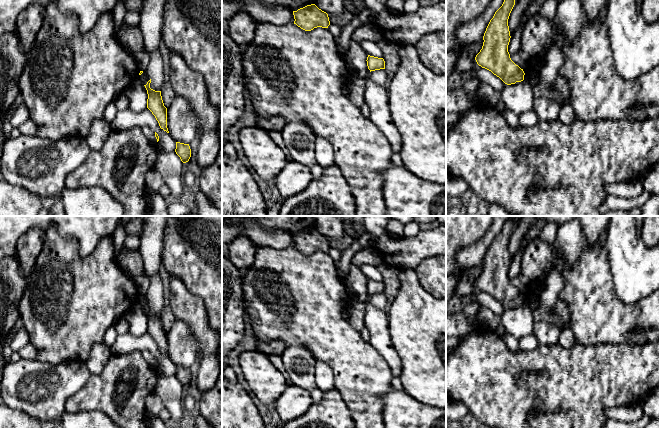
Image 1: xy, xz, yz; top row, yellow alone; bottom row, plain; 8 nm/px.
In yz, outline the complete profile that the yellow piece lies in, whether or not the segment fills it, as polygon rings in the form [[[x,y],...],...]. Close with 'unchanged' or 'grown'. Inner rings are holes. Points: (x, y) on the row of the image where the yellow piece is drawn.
[[[504,0],[502,6],[495,12],[493,18],[490,20],[483,36],[484,42],[482,49],[475,57],[479,66],[491,71],[507,85],[523,81],[525,75],[523,69],[511,60],[508,52],[508,45],[511,38],[508,19],[514,5],[515,0]]] | unchanged

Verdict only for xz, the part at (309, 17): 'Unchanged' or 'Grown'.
Unchanged

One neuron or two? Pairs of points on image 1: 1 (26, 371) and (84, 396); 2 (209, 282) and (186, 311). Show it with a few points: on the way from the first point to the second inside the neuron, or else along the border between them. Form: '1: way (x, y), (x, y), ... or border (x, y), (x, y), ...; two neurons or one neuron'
1: border (91, 374), (87, 383), (66, 402), (65, 411); two neurons
2: border (181, 281), (203, 301), (207, 319); two neurons

